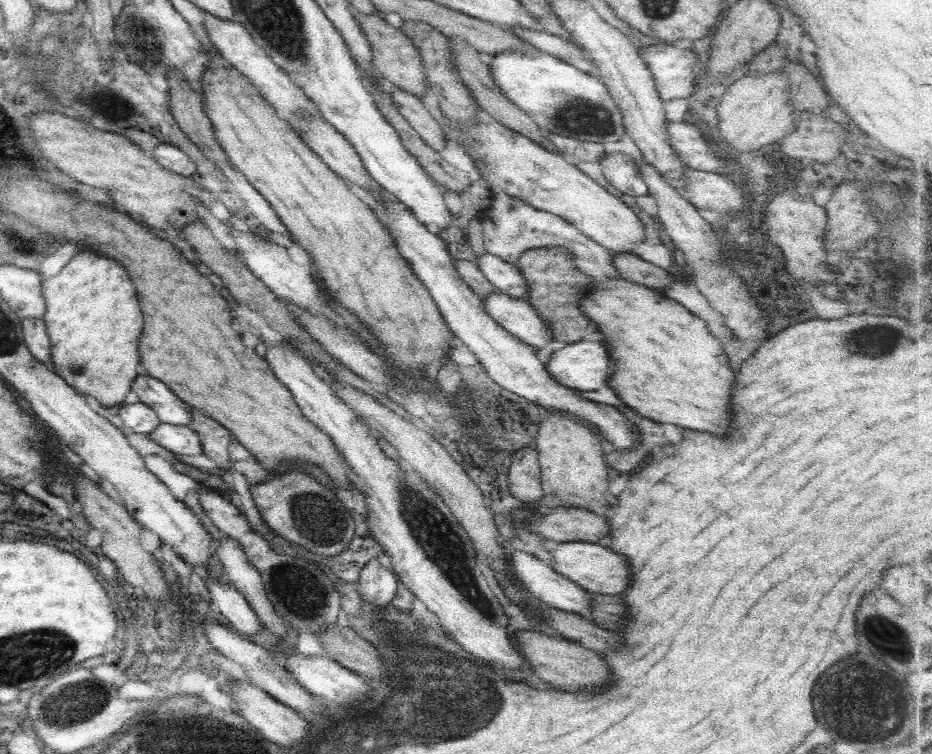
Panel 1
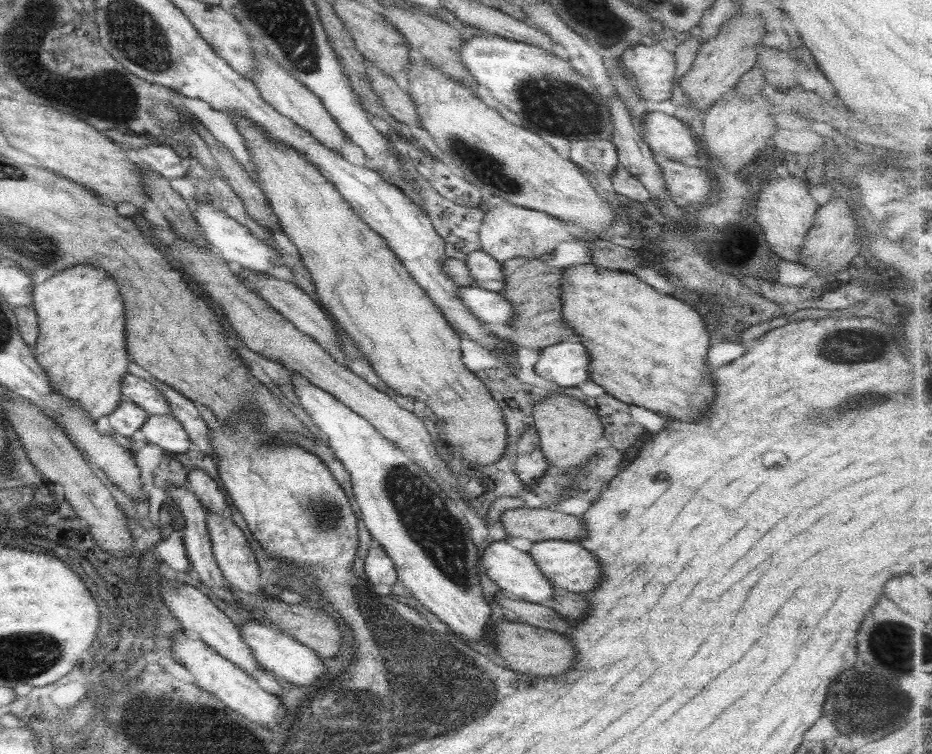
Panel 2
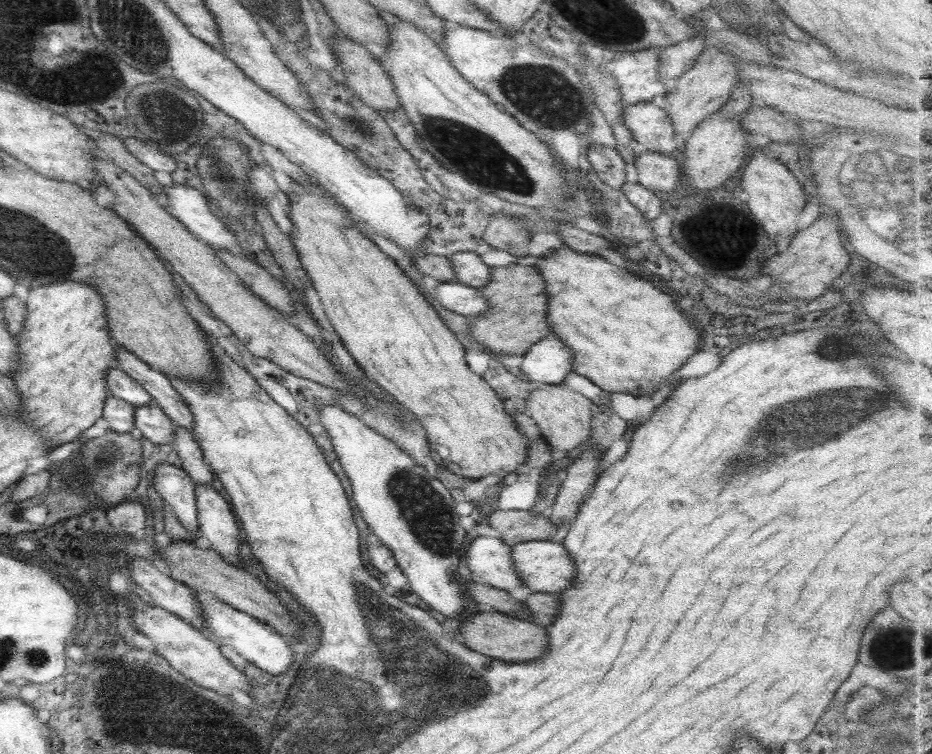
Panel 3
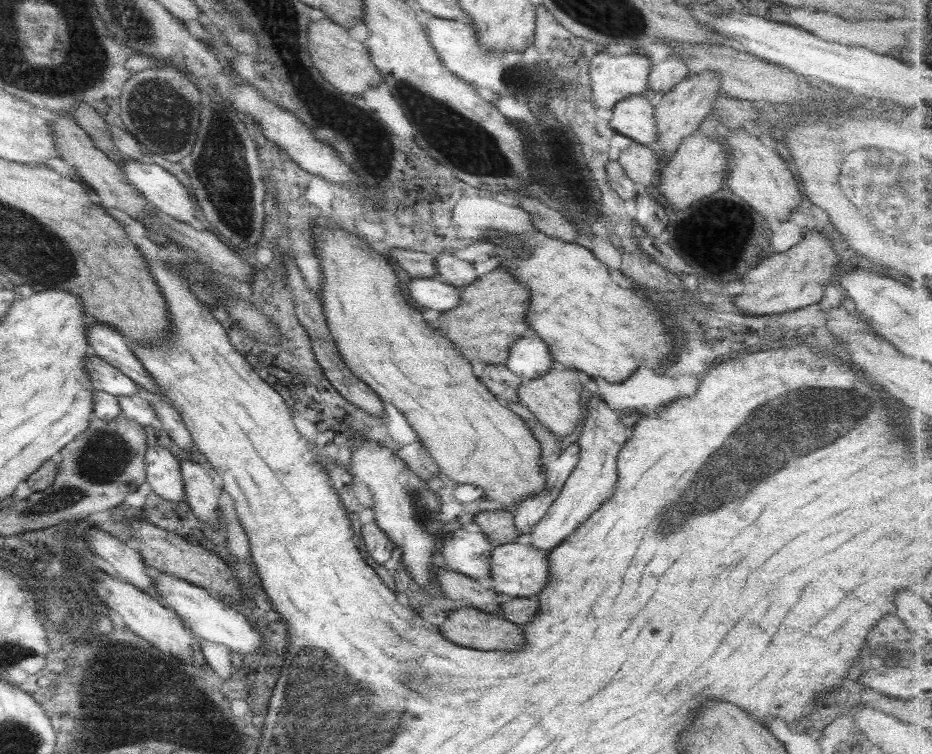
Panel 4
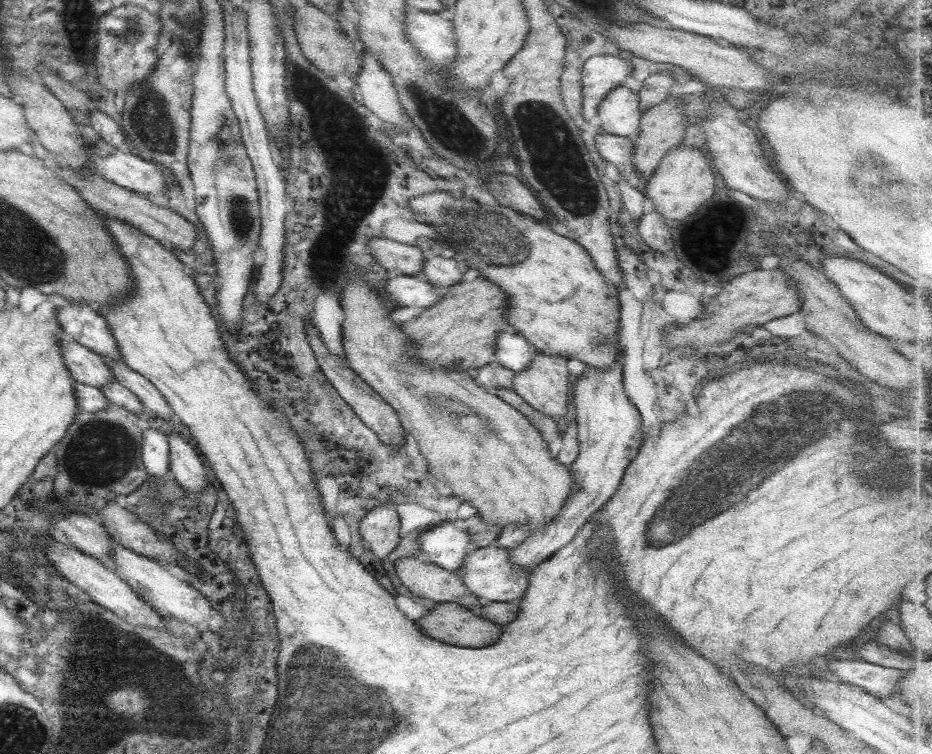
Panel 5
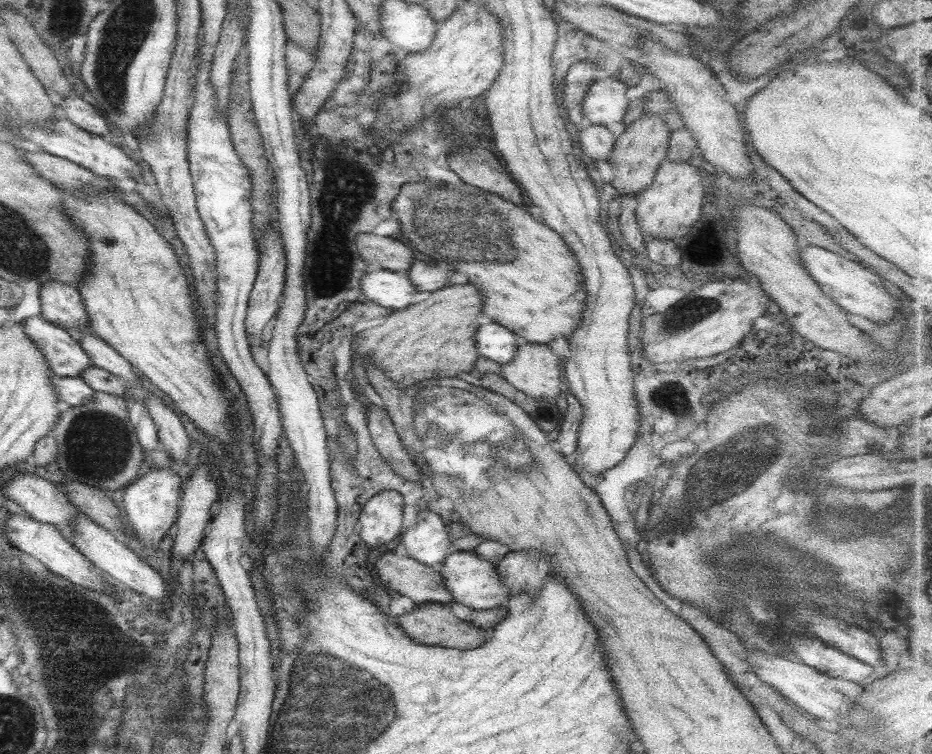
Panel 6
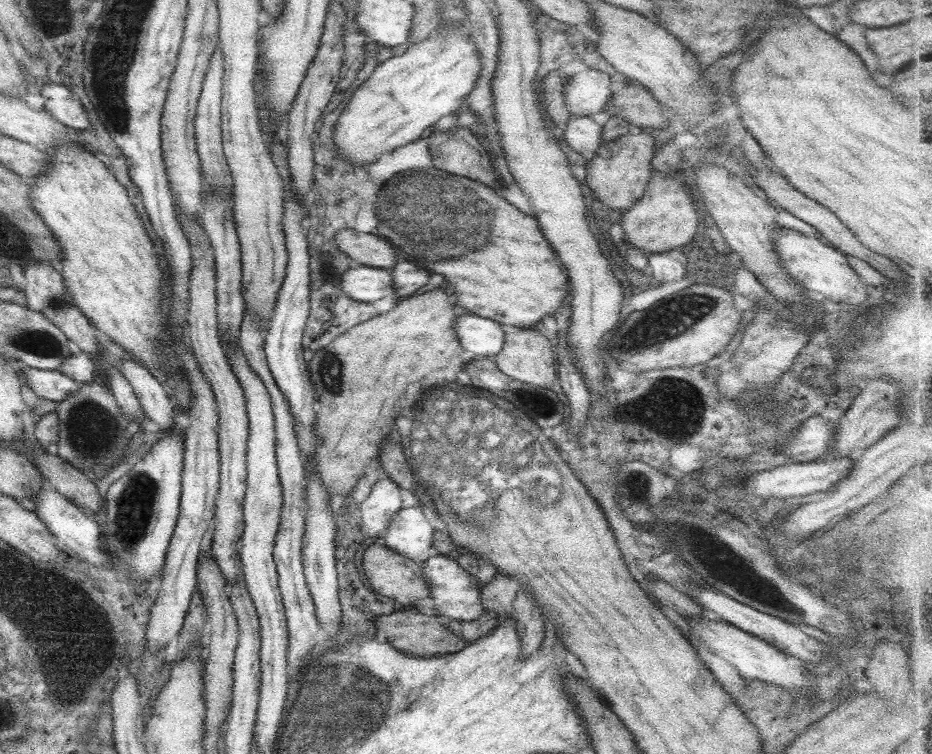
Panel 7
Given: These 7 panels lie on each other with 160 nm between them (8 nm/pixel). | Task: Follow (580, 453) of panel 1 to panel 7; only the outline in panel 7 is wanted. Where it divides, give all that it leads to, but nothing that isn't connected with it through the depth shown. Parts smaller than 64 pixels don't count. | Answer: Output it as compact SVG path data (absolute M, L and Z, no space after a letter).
M523 328L511 334L505 334L503 344L497 354L491 357L494 365L513 380L525 384L549 389L555 380L555 351L545 336L532 328Z

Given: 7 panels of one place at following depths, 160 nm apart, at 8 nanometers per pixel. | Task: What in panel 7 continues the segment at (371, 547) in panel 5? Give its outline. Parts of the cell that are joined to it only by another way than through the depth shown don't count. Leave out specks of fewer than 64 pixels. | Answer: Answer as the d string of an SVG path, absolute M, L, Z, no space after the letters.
M387 477L375 482L365 500L359 503L360 526L369 538L379 540L391 515L400 509L399 487Z

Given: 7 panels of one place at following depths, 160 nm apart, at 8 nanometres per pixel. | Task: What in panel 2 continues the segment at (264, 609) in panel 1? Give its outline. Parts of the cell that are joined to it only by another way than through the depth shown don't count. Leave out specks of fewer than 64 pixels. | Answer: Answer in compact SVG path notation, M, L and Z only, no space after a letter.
M208 512L206 517L208 537L211 542L211 550L216 565L231 589L247 594L255 594L265 589L259 581L259 567L253 553L249 549L247 540L241 530L229 517L222 517Z

